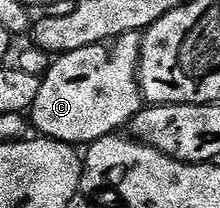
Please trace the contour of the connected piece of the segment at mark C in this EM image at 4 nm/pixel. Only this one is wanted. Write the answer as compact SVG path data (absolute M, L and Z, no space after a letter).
M128 31L107 43L87 45L87 49L66 51L64 55L56 56L50 62L48 73L41 76L39 97L35 97L31 112L32 130L34 127L38 136L58 139L60 143L88 145L128 128L129 122L139 114L143 106L139 78L141 40L142 36L138 32Z

